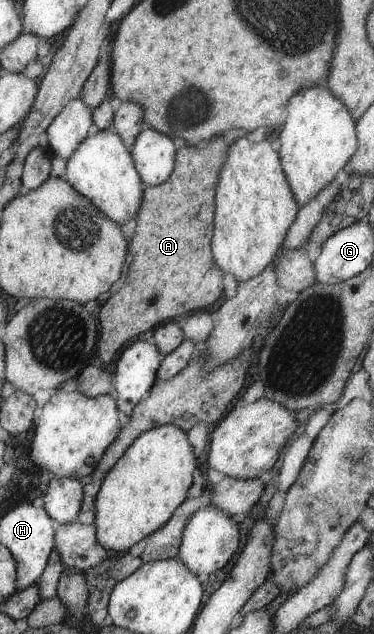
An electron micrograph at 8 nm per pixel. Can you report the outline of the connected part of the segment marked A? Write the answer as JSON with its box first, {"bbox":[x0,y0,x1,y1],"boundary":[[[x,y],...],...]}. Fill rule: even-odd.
{"bbox":[97,136,229,367],"boundary":[[[219,136],[215,140],[210,140],[202,146],[193,146],[191,144],[184,145],[178,150],[178,156],[175,163],[175,170],[169,179],[163,184],[149,186],[143,195],[142,207],[139,209],[136,216],[137,230],[135,230],[135,236],[132,238],[130,249],[131,264],[128,264],[128,271],[125,273],[125,279],[123,280],[123,286],[108,300],[105,304],[101,305],[99,315],[99,340],[98,340],[98,352],[97,357],[102,360],[103,367],[107,366],[109,362],[113,362],[119,354],[119,350],[123,348],[121,344],[133,340],[135,336],[159,326],[161,322],[165,320],[172,321],[177,316],[183,316],[187,312],[194,313],[195,311],[209,310],[211,304],[215,304],[221,294],[223,294],[223,272],[217,268],[213,256],[211,256],[211,236],[213,236],[213,212],[215,212],[215,188],[217,188],[217,180],[219,180],[219,172],[226,162],[227,155],[229,154],[229,146],[227,142]]]}

